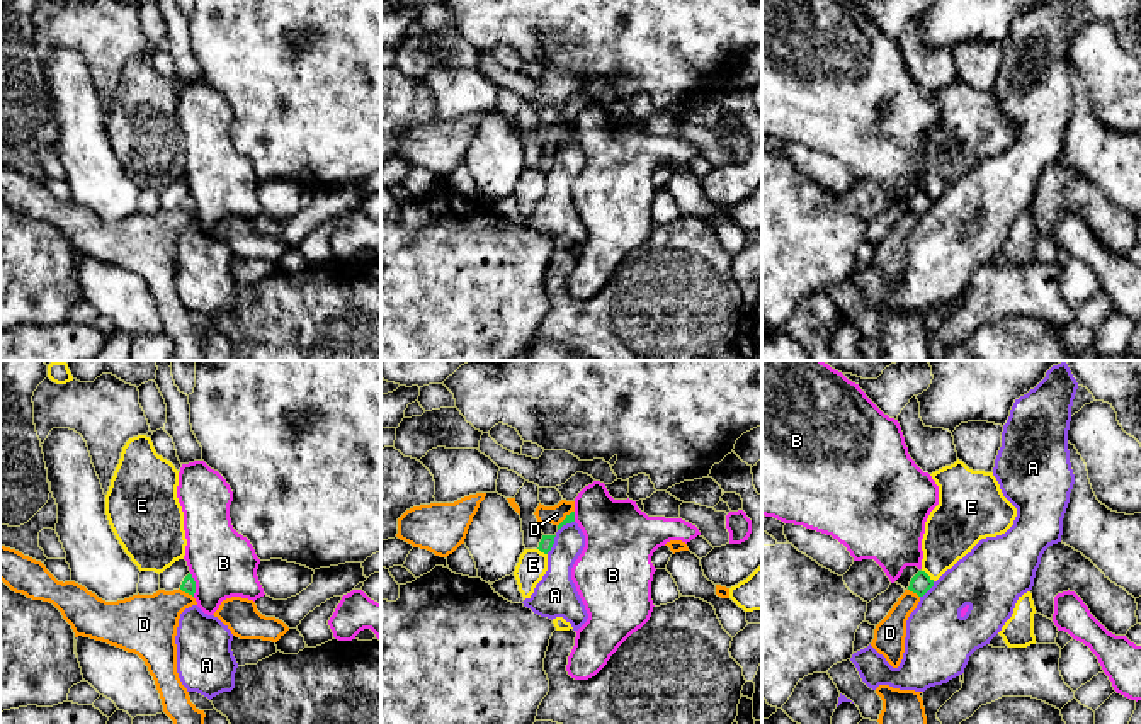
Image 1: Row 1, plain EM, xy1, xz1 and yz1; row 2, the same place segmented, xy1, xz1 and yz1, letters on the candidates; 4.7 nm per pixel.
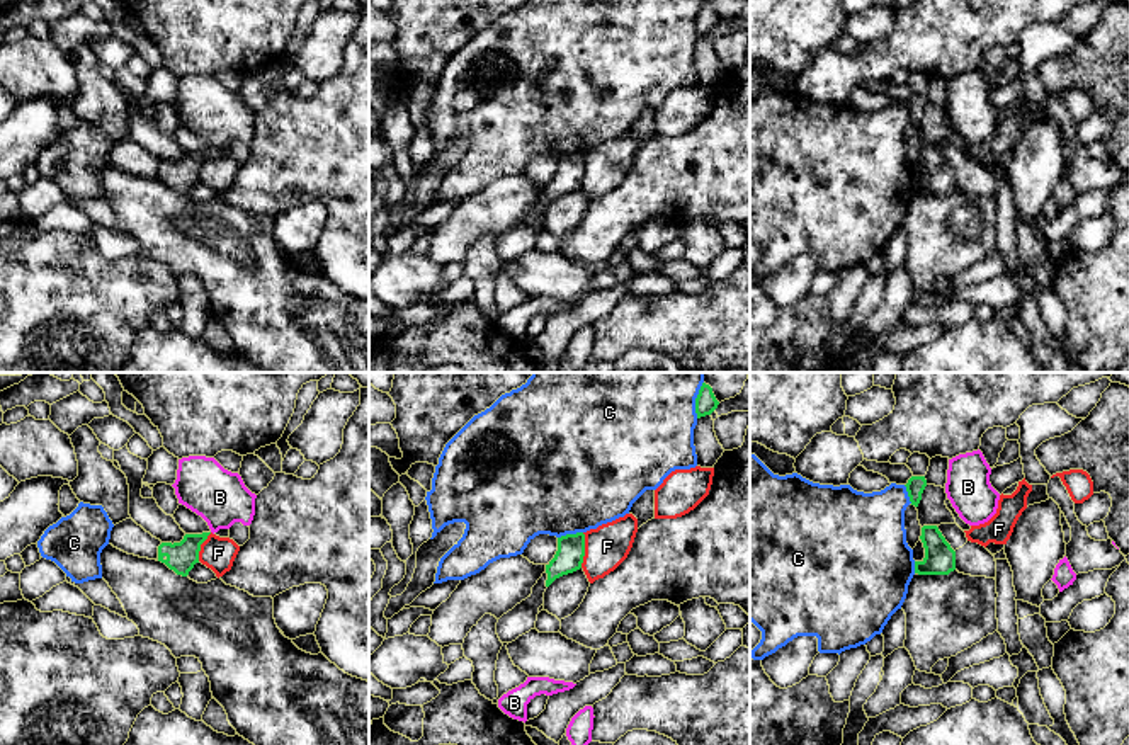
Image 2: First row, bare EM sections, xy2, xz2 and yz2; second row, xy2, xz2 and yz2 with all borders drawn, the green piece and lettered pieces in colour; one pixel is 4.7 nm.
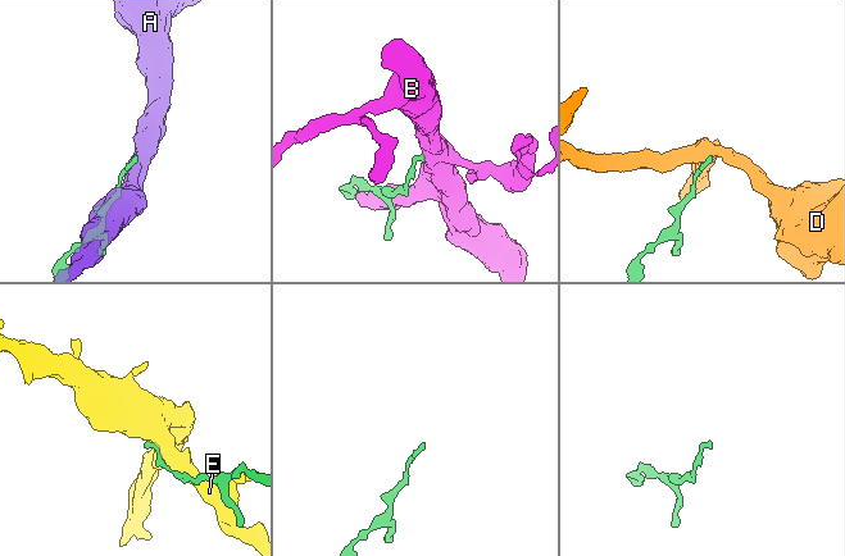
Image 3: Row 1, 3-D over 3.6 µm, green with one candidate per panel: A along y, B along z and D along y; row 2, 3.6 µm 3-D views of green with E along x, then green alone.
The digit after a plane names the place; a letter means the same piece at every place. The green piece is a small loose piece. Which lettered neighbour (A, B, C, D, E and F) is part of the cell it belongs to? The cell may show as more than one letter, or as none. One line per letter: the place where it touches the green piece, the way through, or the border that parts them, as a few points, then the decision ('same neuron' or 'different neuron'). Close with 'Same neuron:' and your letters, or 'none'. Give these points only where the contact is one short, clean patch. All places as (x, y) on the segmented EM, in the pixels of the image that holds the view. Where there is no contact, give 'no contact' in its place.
A: meets green in xz1 at (553, 542); border along xz1 (556, 536), (546, 553); different neuron
B: meets green in xy1 at (194, 585); different neuron
C: meets green in xz2 at (570, 534); different neuron
D: meets green in xy1 at (186, 592); border along xy1 (179, 588), (193, 597); different neuron
E: meets green in yz1 at (927, 575); different neuron
F: meets green in xz2 at (584, 550); border along xz2 (584, 533), (584, 562), (580, 567); different neuron
Same neuron: none

